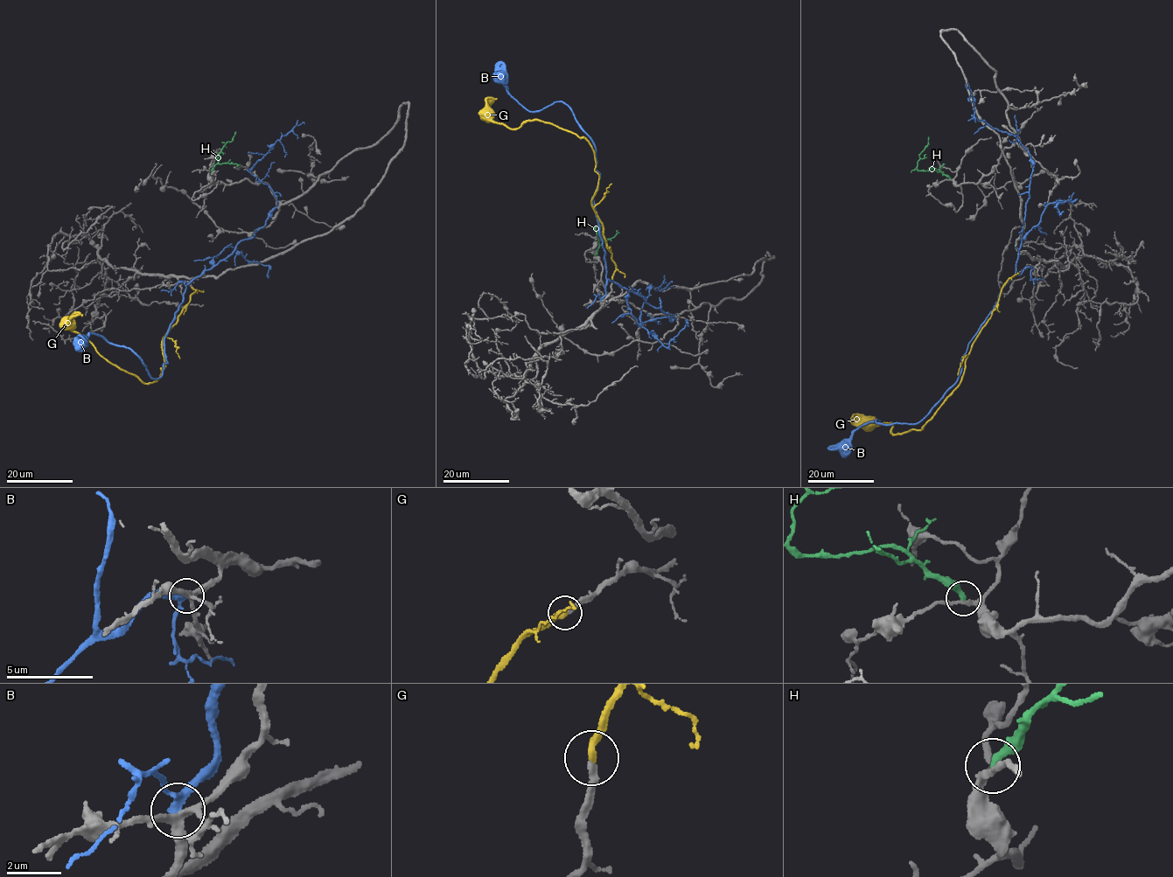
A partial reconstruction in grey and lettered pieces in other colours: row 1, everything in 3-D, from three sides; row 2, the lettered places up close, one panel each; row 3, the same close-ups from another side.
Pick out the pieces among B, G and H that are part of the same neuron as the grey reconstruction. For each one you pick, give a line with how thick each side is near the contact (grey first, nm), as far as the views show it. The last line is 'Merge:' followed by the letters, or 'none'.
G: calibres 240 and 300 nm
Merge: G

